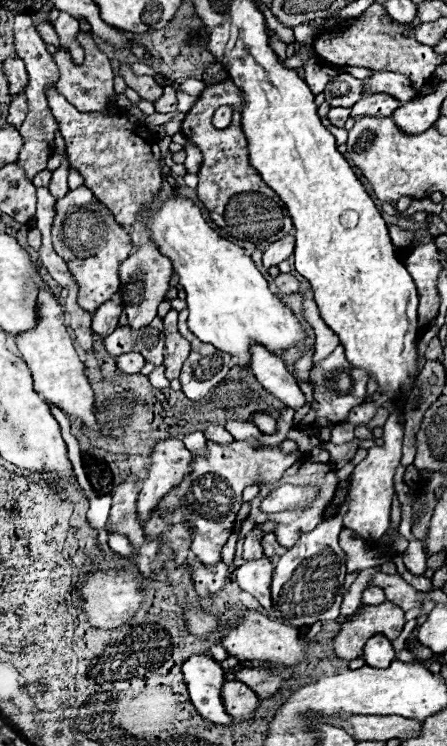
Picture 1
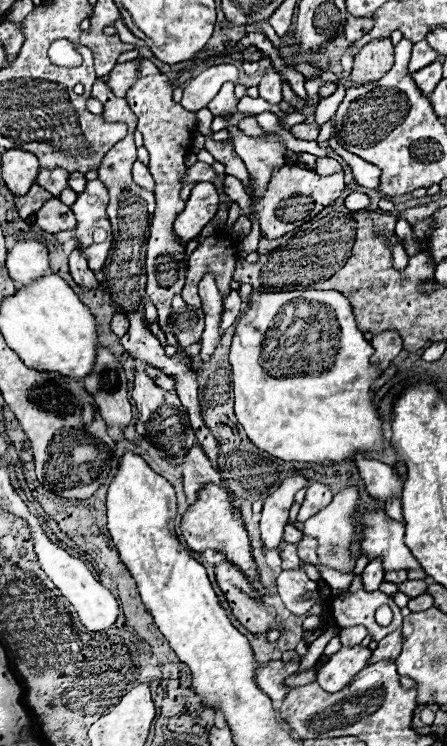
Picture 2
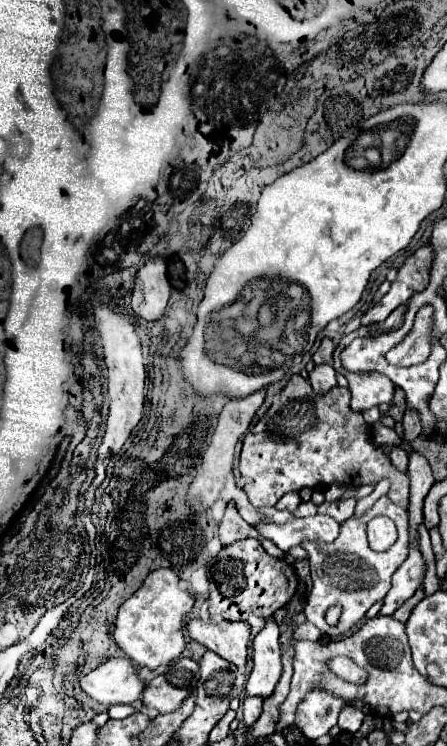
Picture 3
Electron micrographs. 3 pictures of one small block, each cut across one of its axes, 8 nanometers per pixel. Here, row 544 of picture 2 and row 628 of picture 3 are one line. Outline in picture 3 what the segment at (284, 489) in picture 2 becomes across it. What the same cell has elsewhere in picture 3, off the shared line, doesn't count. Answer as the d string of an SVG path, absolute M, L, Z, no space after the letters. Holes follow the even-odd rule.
M274 620L266 622L266 626L256 634L252 642L254 670L246 682L246 696L268 698L274 692L274 686L282 674L278 638L280 638L280 628Z

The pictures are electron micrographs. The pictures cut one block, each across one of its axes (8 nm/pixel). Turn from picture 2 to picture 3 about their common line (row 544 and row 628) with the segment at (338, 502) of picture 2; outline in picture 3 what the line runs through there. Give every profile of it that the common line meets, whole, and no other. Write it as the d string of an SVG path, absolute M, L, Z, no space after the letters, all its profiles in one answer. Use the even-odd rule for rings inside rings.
M382 496L380 500L376 500L376 504L364 516L348 518L340 528L340 536L332 544L326 544L326 542L324 544L322 542L302 544L302 548L310 556L310 574L312 574L312 588L310 588L308 604L304 608L308 622L312 622L322 634L328 634L328 636L342 636L352 626L356 626L364 618L366 610L374 602L378 602L386 596L386 592L390 590L392 574L406 560L406 556L408 556L408 530L406 530L406 526L408 526L406 510L392 504L386 496ZM380 514L388 516L398 528L398 540L386 552L374 552L368 546L368 538L366 538L368 520L372 520L374 516L380 516ZM332 604L342 604L342 616L340 616L340 622L336 626L328 626L324 622L324 614Z

